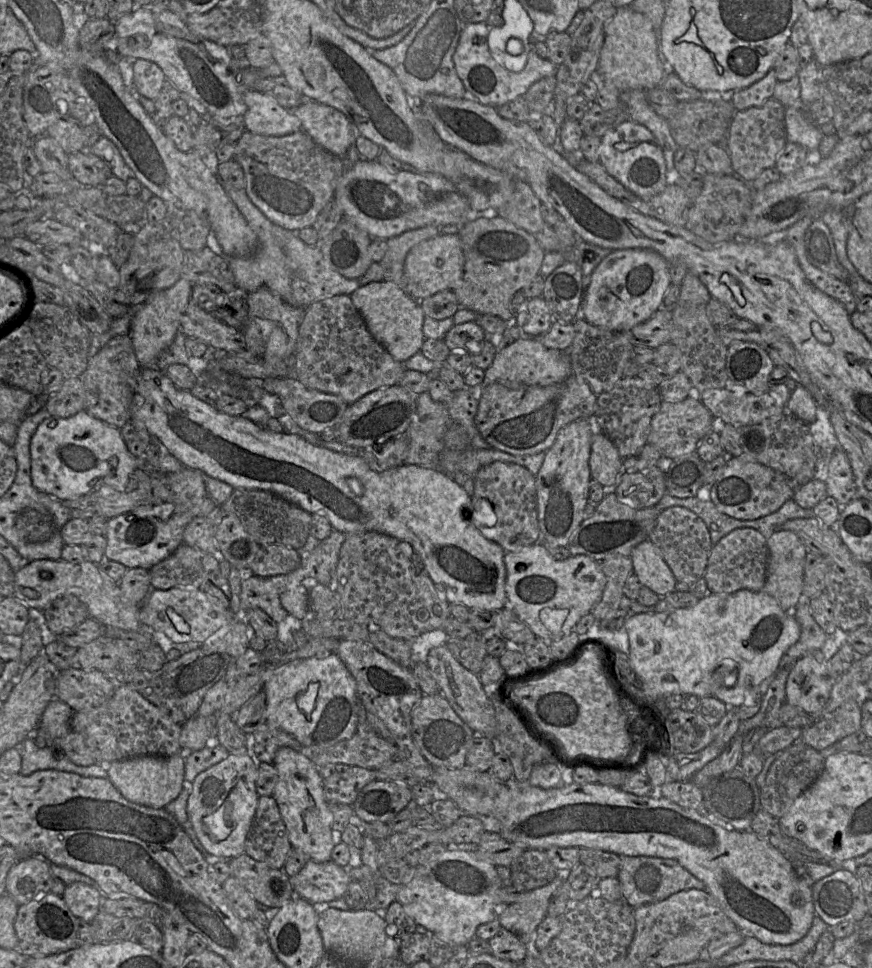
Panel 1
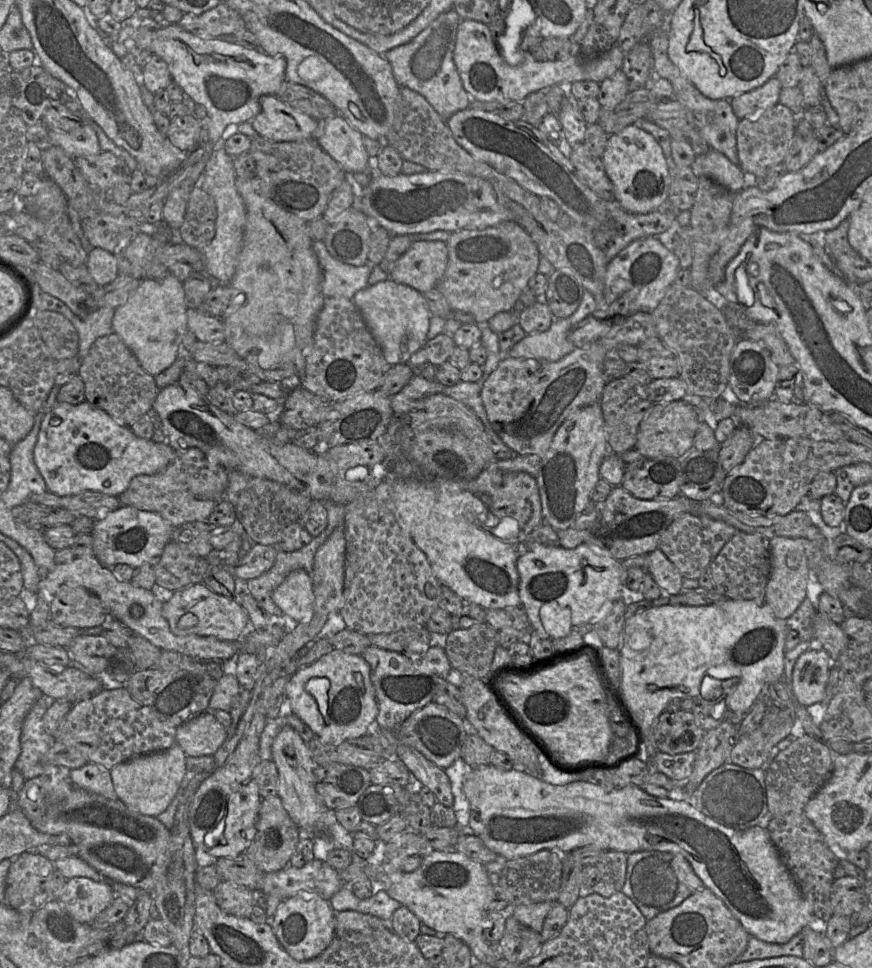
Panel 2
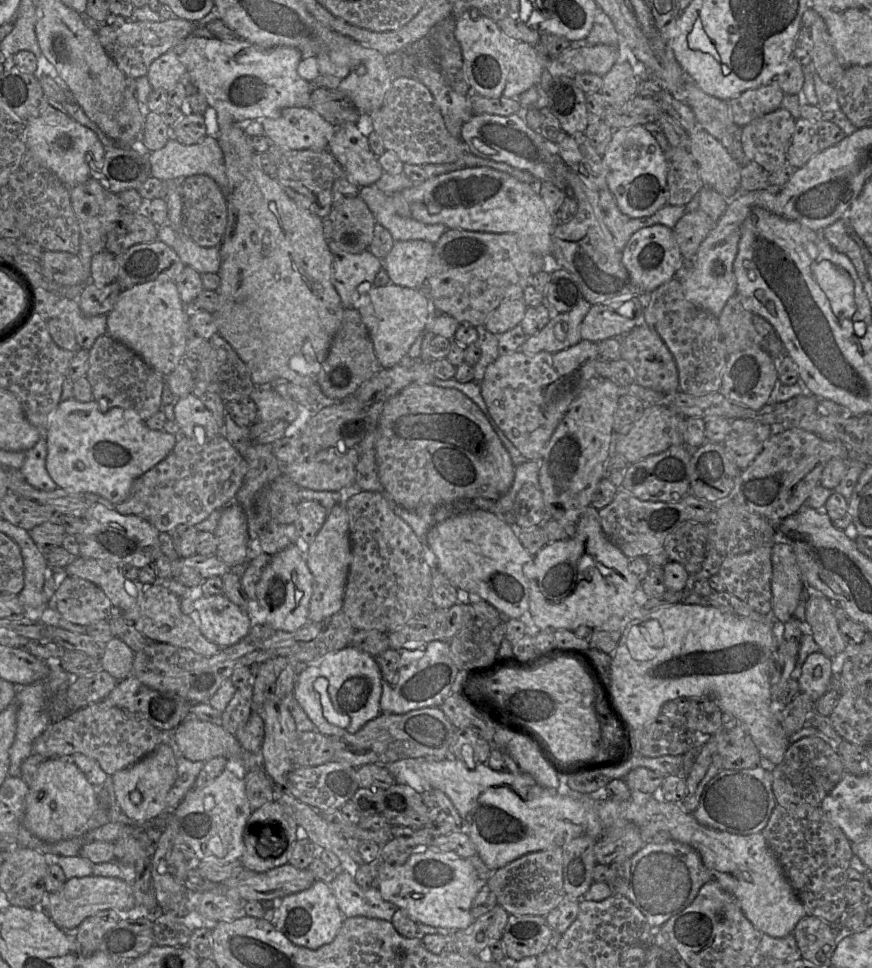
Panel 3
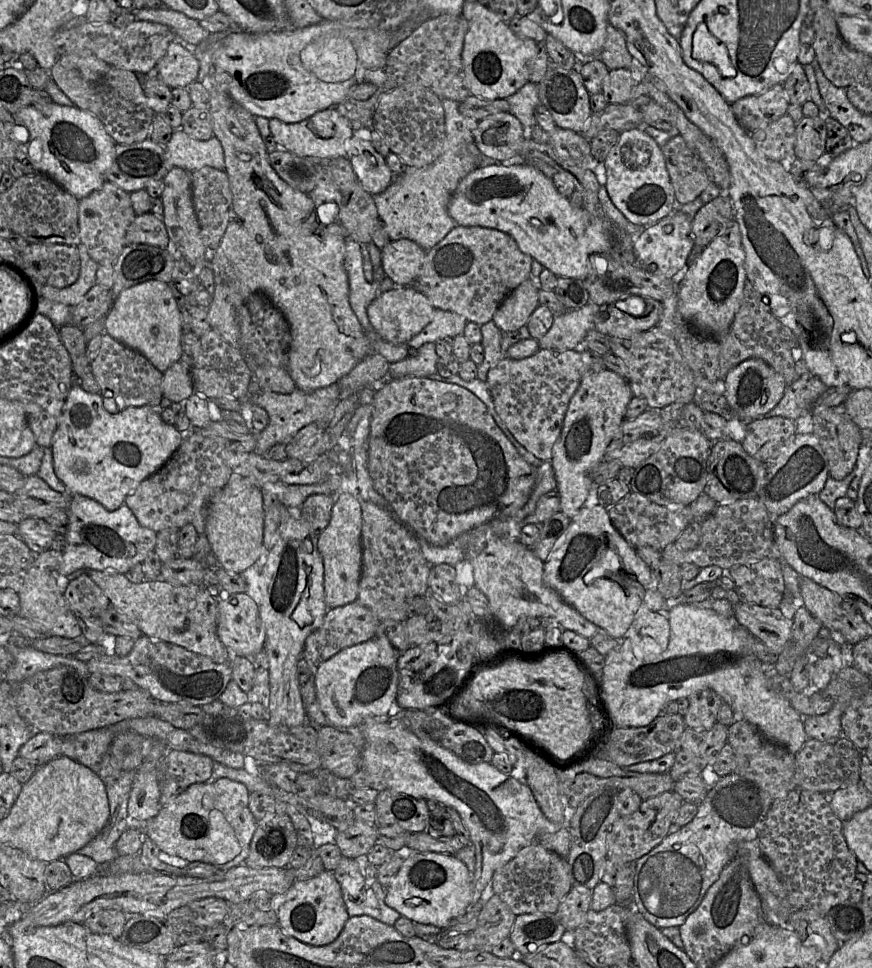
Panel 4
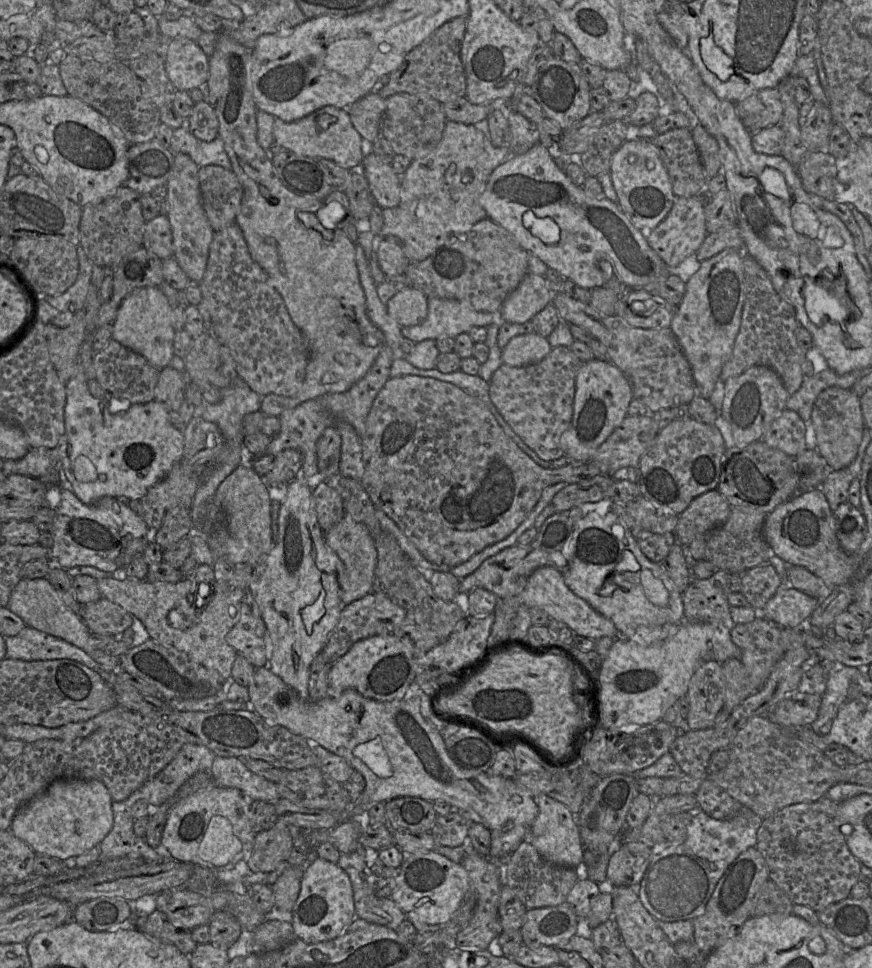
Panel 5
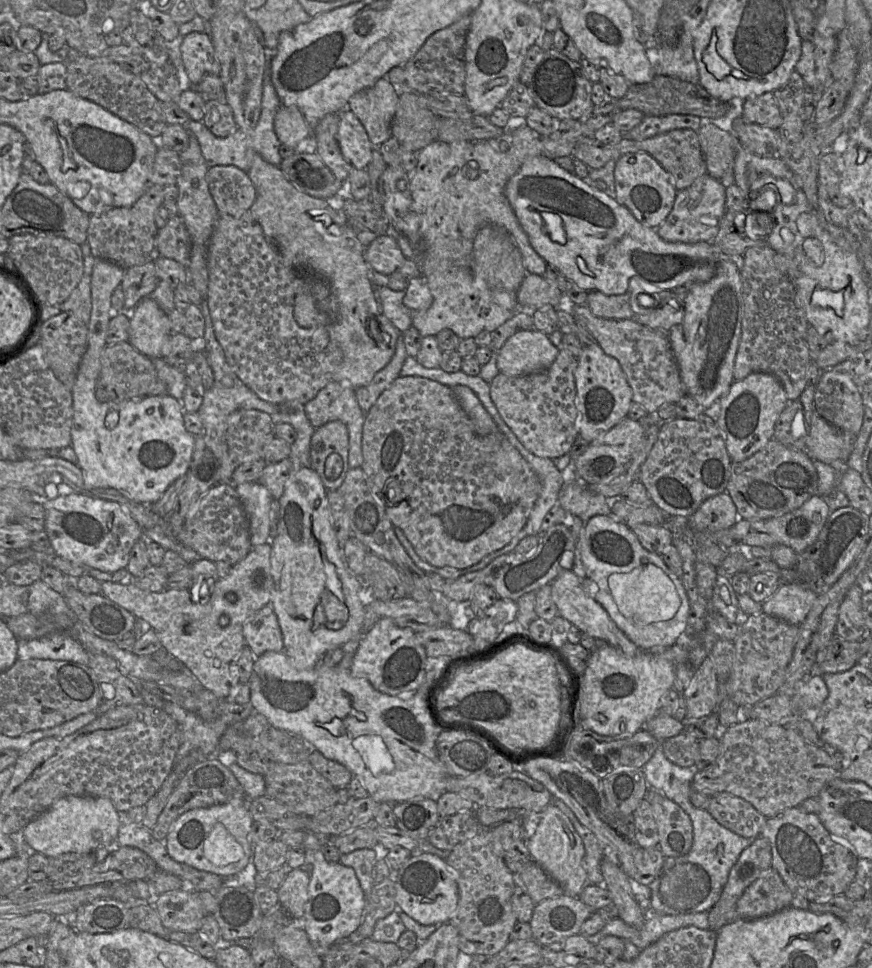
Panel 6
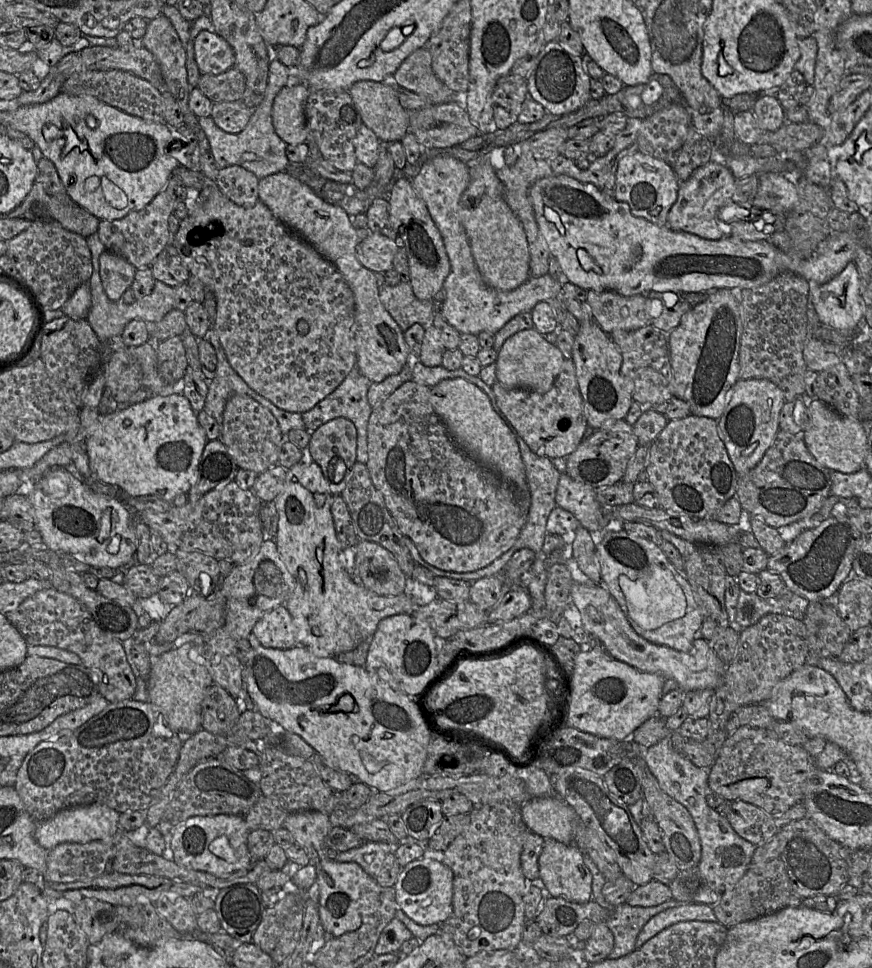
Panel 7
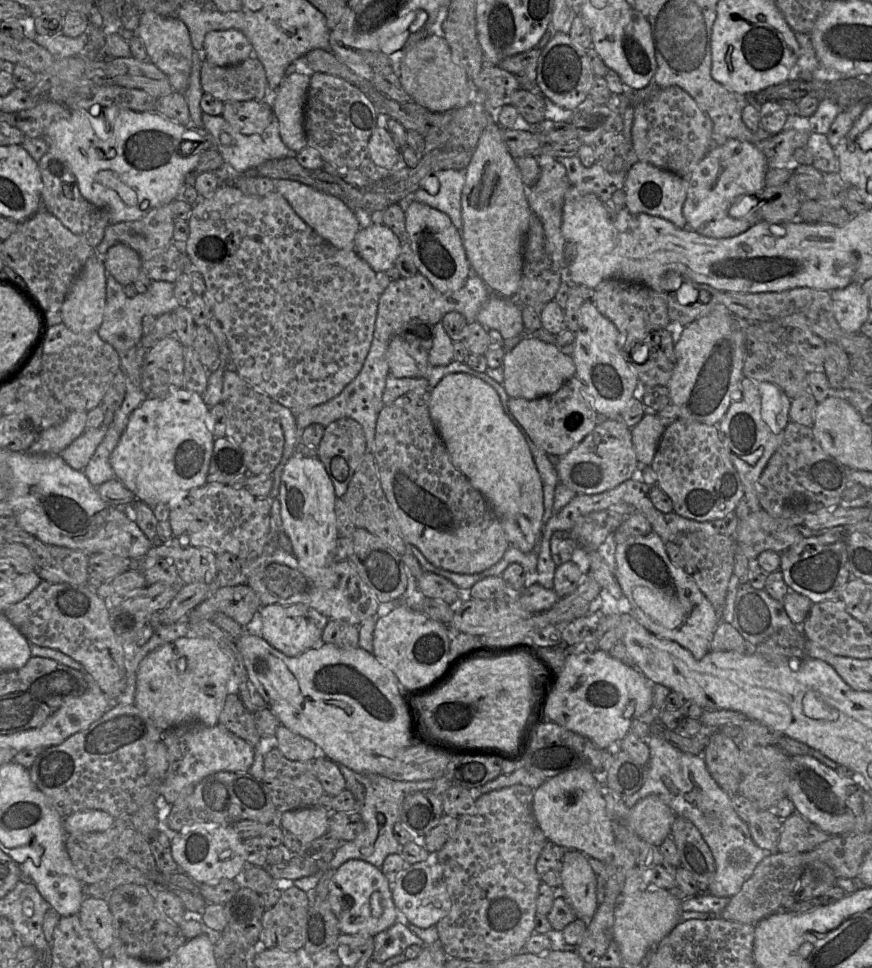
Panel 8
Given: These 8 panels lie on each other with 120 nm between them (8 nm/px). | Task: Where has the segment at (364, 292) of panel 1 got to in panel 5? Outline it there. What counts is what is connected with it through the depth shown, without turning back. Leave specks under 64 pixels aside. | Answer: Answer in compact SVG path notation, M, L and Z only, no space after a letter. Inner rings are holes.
M403 286L389 299L386 307L389 316L400 326L415 326L427 317L428 296L413 286Z

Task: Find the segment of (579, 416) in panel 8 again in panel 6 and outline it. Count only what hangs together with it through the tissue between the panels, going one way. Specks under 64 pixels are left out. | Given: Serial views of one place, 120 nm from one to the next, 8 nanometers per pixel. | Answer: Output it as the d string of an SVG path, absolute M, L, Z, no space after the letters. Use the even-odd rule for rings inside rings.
M559 350L554 362L543 371L523 376L508 376L499 372L489 383L491 400L501 418L526 449L536 456L554 459L569 453L578 436L578 410L574 378L576 367L577 358L569 351Z

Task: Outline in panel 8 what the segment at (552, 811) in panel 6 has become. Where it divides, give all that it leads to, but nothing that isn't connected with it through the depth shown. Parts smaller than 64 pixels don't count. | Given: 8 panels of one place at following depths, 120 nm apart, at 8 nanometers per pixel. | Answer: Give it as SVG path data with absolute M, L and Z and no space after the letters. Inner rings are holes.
M567 850L562 859L560 877L558 895L562 895L572 907L576 919L590 921L599 904L596 876L587 856L576 850Z

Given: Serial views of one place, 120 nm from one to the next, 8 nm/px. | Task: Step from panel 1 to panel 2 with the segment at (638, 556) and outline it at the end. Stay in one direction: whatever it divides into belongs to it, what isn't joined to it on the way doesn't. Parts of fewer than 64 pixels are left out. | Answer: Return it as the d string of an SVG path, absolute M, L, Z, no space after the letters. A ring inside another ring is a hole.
M659 548L647 555L646 570L664 594L682 593L683 576Z

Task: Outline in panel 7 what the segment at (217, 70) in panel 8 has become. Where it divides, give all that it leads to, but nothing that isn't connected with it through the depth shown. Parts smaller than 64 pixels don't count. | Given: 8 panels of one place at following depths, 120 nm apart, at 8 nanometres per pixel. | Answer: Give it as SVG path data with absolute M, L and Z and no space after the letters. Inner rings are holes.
M235 67L219 75L200 74L197 88L211 102L241 100L245 92L245 77Z

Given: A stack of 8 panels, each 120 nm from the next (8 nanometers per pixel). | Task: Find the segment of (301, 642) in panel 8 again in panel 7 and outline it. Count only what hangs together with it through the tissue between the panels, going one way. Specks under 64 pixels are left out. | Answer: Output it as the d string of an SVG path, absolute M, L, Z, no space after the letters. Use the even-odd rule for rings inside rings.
M286 606L266 612L254 625L255 642L265 648L289 649L298 645L297 630Z

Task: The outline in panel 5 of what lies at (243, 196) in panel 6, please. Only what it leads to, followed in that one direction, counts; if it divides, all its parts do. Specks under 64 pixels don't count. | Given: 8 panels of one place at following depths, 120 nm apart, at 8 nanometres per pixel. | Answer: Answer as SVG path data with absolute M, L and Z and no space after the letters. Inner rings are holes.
M204 166L198 171L198 193L212 232L231 226L241 204L241 187L229 167Z

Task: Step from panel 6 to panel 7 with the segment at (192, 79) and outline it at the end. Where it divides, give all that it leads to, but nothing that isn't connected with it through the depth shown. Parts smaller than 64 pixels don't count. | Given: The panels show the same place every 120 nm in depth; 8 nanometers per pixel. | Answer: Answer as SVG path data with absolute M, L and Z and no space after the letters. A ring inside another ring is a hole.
M201 31L194 40L195 61L200 74L219 75L234 67L232 47L213 31Z

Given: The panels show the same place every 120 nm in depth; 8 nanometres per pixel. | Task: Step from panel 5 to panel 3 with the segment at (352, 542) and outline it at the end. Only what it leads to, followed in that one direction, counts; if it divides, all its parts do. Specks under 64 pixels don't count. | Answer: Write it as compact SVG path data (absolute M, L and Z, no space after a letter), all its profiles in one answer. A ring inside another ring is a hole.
M346 502L334 505L316 538L309 543L306 561L313 576L309 621L320 622L342 611L347 576L352 560L349 514Z

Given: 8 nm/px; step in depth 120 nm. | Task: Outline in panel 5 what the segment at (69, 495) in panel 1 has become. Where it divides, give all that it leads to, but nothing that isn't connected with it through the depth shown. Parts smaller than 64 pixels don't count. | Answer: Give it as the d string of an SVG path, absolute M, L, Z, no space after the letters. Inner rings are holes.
M77 357L76 370L65 384L66 403L64 409L65 432L57 445L60 459L60 488L65 488L84 503L93 504L103 497L126 497L138 499L148 489L161 481L173 464L182 459L184 453L184 434L171 423L166 403L151 400L131 406L123 414L112 414L108 401L103 397L94 397L88 390L87 378Z

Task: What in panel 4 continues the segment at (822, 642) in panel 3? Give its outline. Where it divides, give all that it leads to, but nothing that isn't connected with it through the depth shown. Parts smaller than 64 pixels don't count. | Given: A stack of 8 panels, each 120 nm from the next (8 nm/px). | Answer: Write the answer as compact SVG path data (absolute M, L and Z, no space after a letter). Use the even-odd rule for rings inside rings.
M800 577L800 592L803 606L809 613L834 633L836 615L846 614L839 607L839 597L813 580Z

